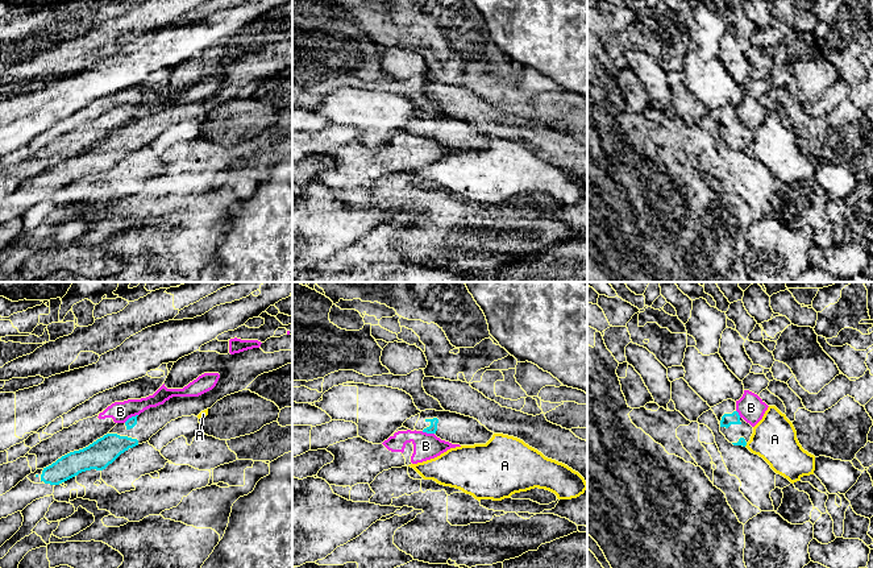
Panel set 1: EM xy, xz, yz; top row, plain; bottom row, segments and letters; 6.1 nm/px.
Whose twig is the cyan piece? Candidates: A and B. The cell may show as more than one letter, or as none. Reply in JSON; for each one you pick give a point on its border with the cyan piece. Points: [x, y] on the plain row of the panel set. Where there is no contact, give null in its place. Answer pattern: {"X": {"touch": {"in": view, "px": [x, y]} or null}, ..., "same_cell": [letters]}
{"same_cell": []}

